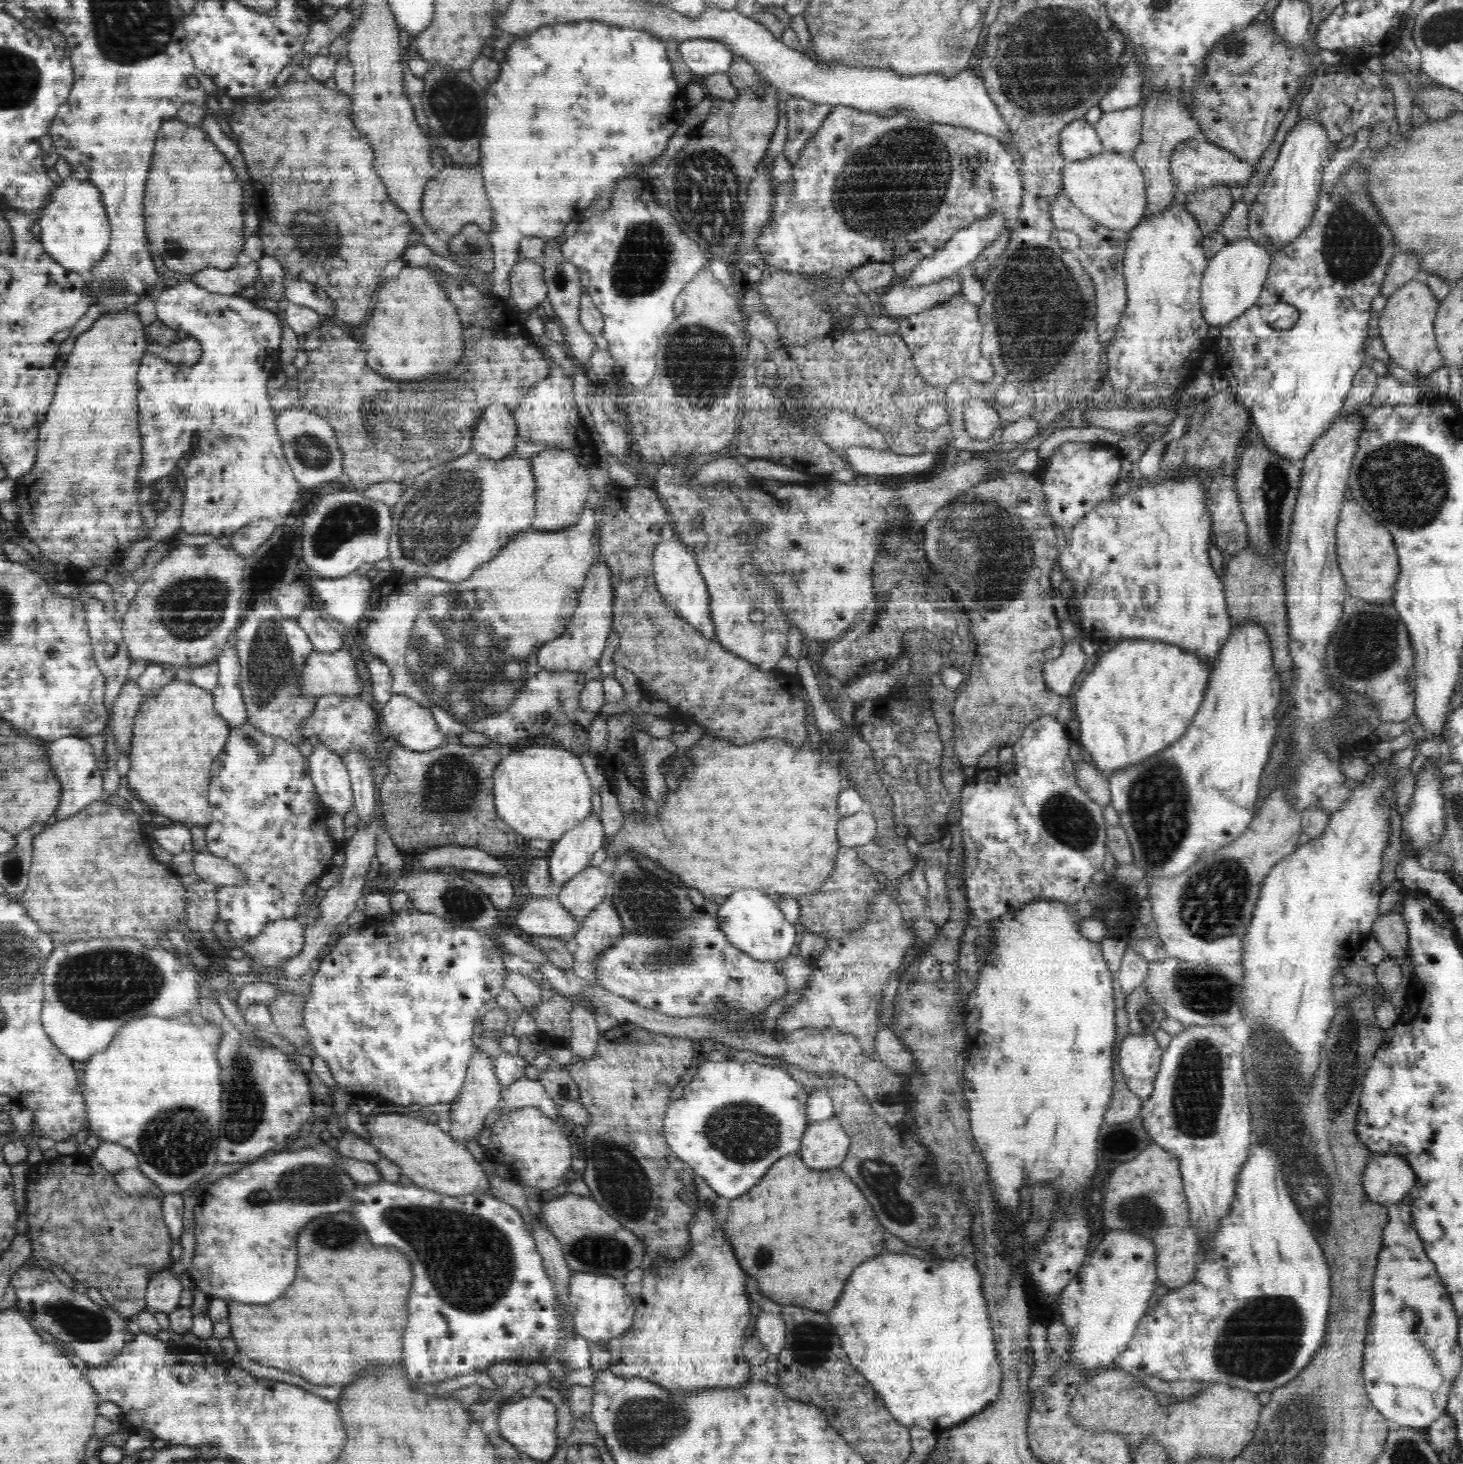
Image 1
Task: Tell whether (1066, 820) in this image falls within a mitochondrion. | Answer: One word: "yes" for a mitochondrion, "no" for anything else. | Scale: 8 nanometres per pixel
yes

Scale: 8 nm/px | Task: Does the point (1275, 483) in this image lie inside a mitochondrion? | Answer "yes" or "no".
yes

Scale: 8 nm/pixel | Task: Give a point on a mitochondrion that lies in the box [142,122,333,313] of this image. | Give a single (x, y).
(172, 247)

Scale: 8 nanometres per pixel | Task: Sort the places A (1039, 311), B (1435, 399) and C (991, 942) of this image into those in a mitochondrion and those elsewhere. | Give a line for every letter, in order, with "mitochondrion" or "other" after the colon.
A: mitochondrion
B: other
C: other

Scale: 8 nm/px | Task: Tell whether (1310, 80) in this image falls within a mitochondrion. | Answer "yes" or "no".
no

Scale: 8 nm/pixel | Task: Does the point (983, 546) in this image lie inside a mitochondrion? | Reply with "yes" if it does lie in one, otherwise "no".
yes

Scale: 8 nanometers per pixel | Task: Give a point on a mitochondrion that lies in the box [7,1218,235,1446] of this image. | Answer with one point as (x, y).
(69, 1319)

